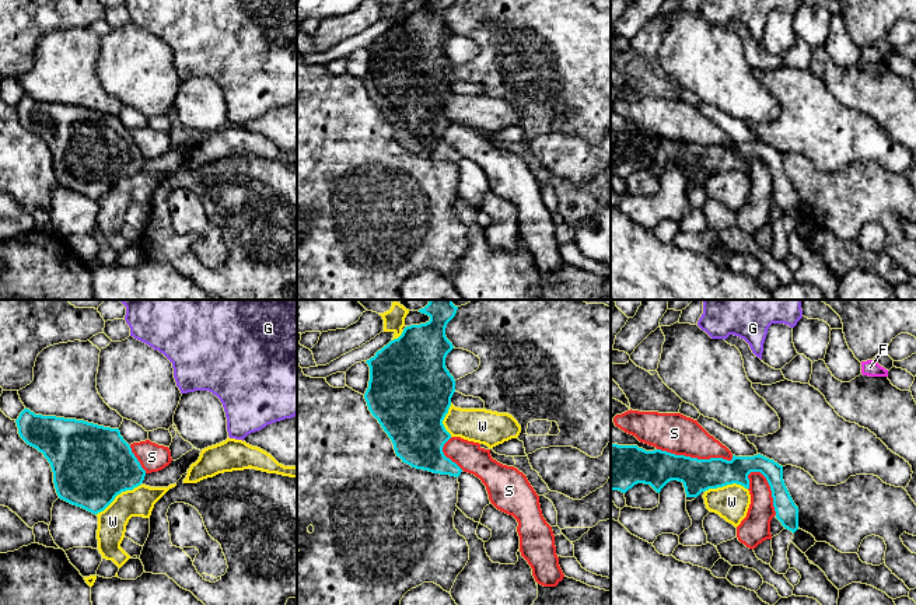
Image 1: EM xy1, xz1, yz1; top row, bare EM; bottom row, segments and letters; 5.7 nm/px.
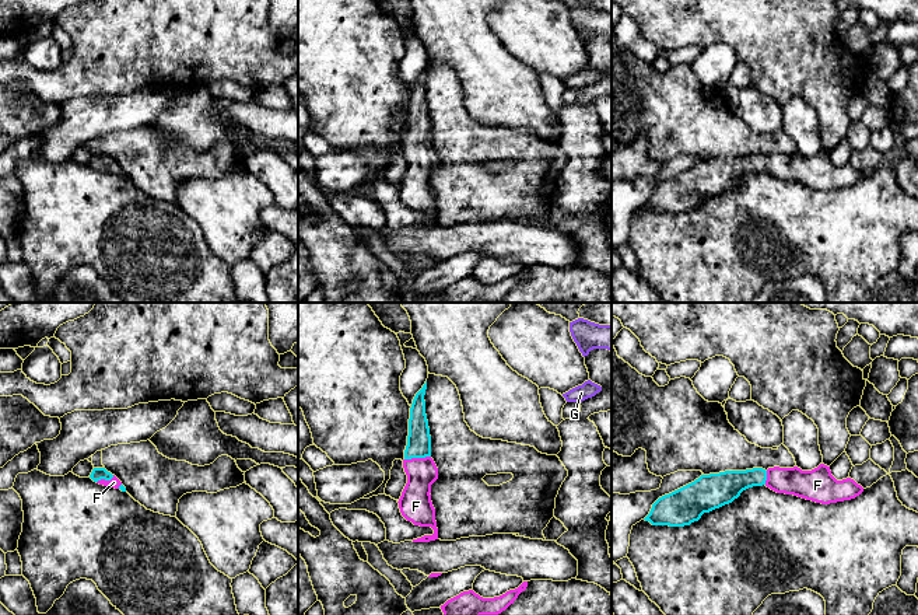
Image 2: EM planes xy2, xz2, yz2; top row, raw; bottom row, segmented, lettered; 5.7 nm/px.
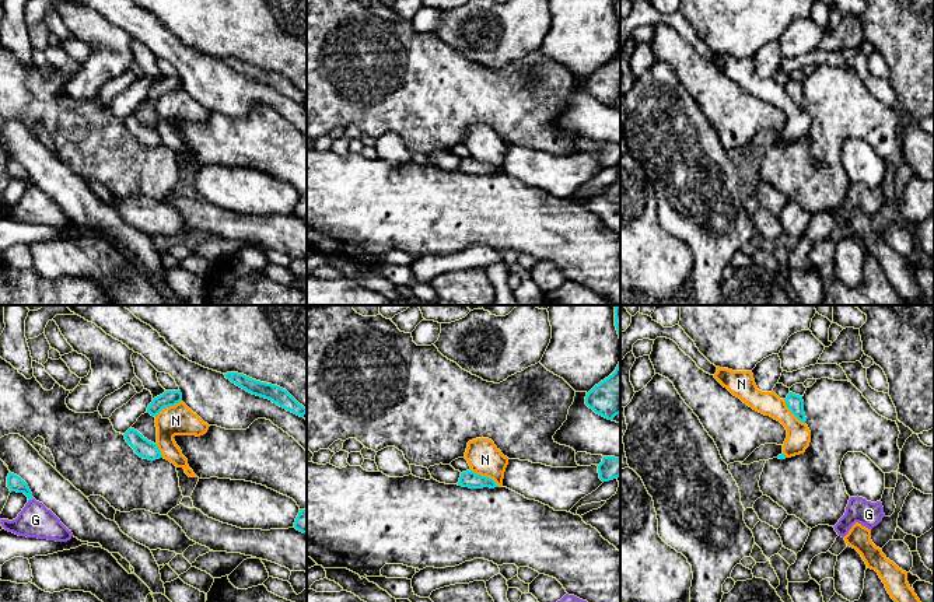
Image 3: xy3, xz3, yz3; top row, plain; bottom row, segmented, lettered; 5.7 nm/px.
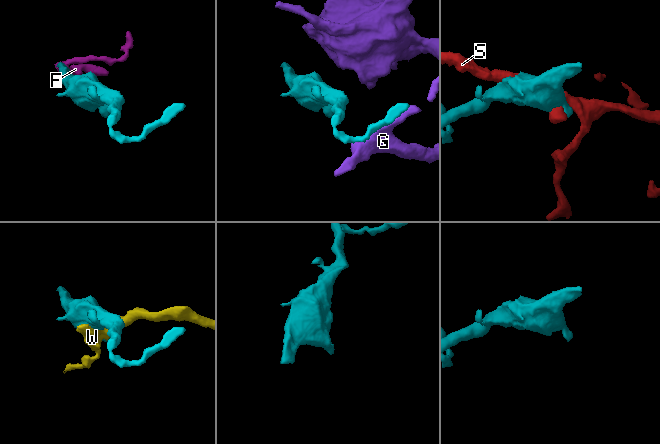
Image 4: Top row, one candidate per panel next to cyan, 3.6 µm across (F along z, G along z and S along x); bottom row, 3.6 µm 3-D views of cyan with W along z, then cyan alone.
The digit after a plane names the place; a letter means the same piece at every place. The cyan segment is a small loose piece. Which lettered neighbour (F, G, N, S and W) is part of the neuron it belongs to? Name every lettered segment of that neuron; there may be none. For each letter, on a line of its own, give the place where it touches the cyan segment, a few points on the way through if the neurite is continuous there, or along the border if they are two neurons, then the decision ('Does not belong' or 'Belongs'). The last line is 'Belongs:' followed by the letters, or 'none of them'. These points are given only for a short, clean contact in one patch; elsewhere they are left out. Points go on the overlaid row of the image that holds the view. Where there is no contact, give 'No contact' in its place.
F: Touches cyan at xz2 (417, 457). Path across: xz2 (419, 441), (417, 457), (421, 472). Belongs
G: Touches cyan at xy3 (30, 499). Does not belong
N: Touches cyan at xz3 (485, 476). Boundary: xz3 (471, 469), (489, 476), (499, 486). Does not belong
S: Touches cyan at yz1 (695, 458). Does not belong
W: Touches cyan at xy1 (118, 493). Does not belong
Belongs: F

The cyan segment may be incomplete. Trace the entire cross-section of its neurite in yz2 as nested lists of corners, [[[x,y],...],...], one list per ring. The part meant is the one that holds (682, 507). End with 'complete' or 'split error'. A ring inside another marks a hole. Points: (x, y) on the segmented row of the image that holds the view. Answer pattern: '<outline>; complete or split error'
[[[820,464],[812,471],[802,471],[798,467],[793,468],[753,468],[746,471],[725,471],[719,474],[701,475],[694,482],[659,497],[644,518],[652,525],[669,525],[669,527],[684,527],[694,521],[698,521],[704,513],[709,513],[725,504],[732,503],[740,496],[740,493],[753,486],[765,485],[777,493],[793,495],[806,500],[812,500],[821,504],[830,504],[844,500],[851,500],[863,492],[863,488],[854,479],[847,478],[837,481],[830,471],[830,467]]]; split error

